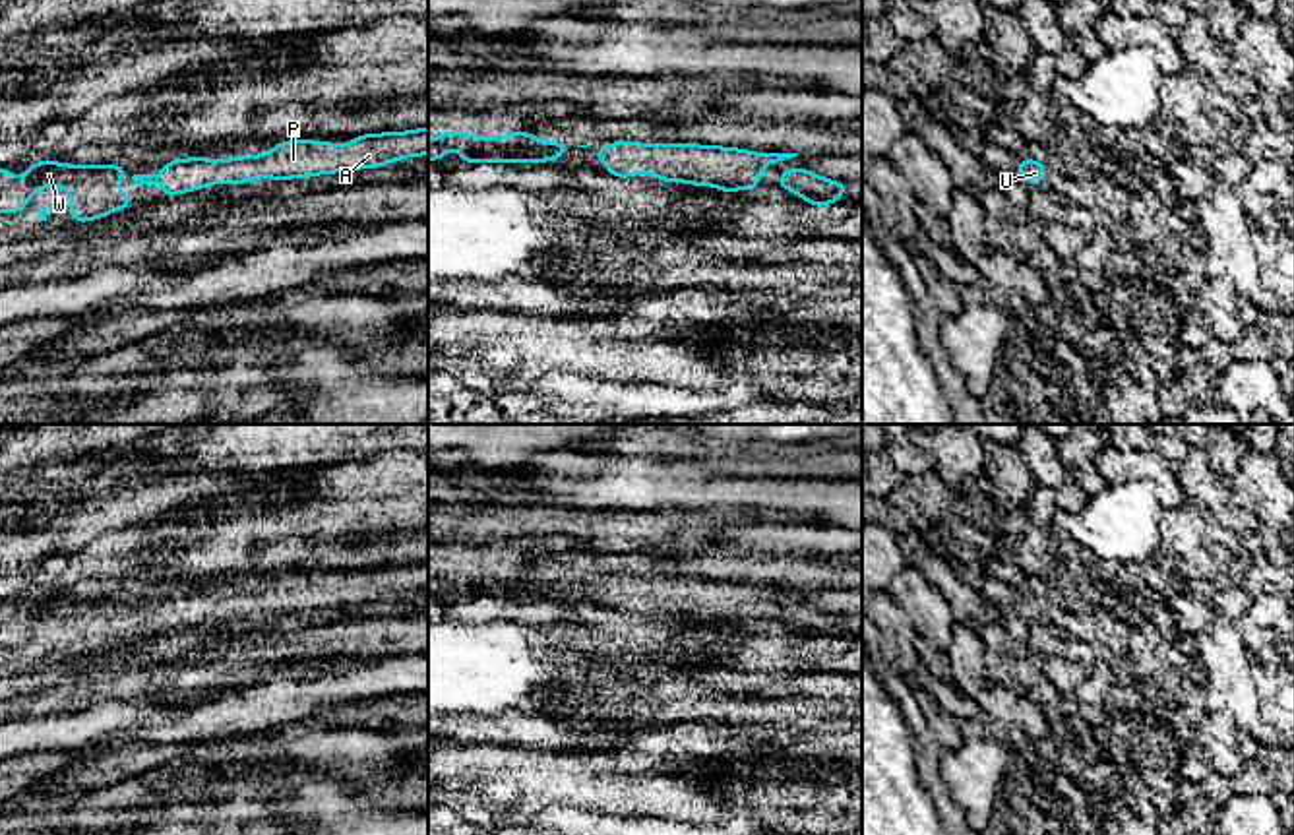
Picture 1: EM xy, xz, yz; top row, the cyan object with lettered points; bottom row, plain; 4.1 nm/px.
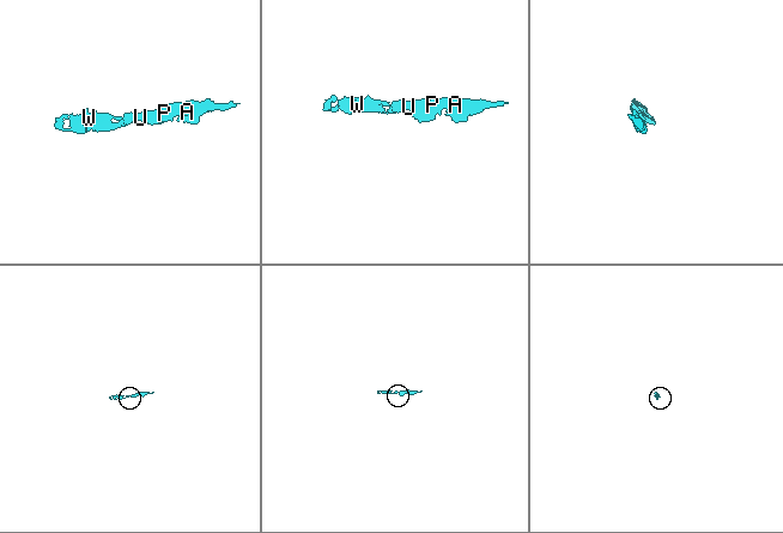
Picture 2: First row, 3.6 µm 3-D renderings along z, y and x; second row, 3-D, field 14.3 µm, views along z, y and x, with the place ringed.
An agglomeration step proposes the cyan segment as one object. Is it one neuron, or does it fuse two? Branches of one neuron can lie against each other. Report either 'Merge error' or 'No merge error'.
No merge error

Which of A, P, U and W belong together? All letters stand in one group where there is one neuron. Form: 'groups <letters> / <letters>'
groups A P U W

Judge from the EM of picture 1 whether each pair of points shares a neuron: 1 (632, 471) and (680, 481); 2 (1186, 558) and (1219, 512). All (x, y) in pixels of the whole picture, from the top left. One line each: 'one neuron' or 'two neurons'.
1: one neuron
2: two neurons

